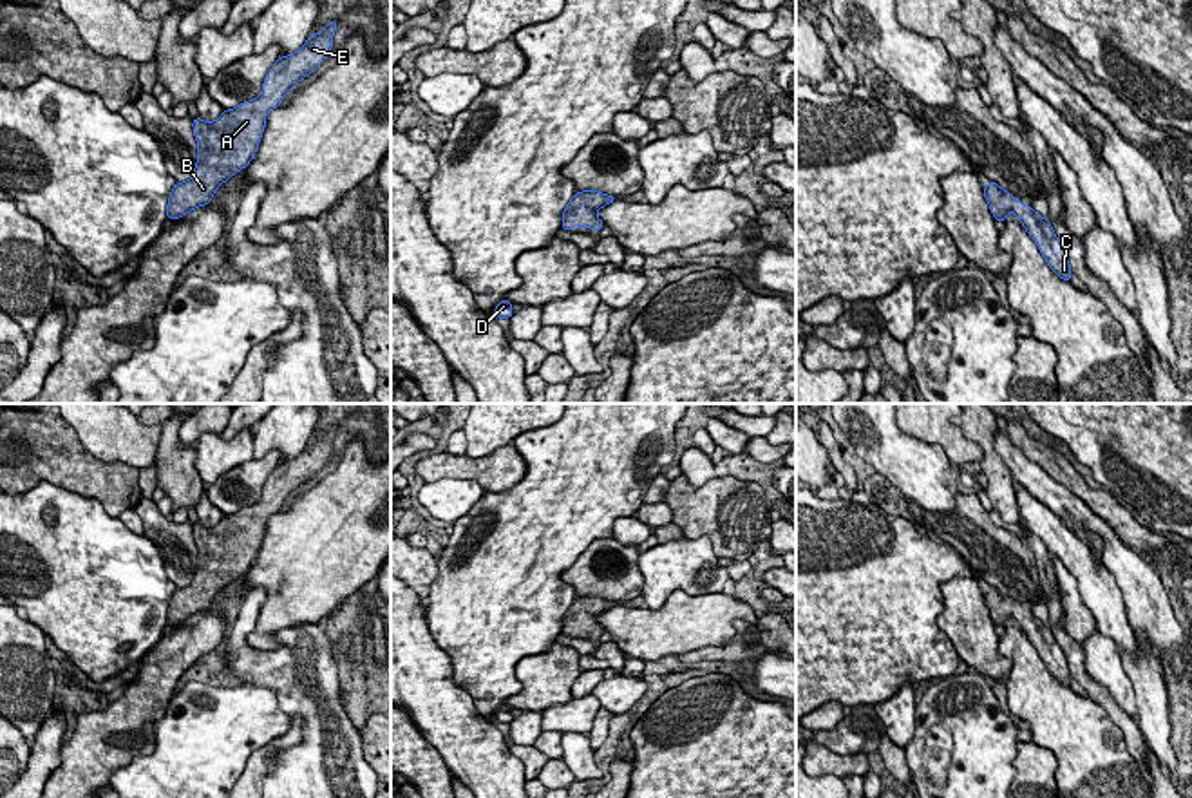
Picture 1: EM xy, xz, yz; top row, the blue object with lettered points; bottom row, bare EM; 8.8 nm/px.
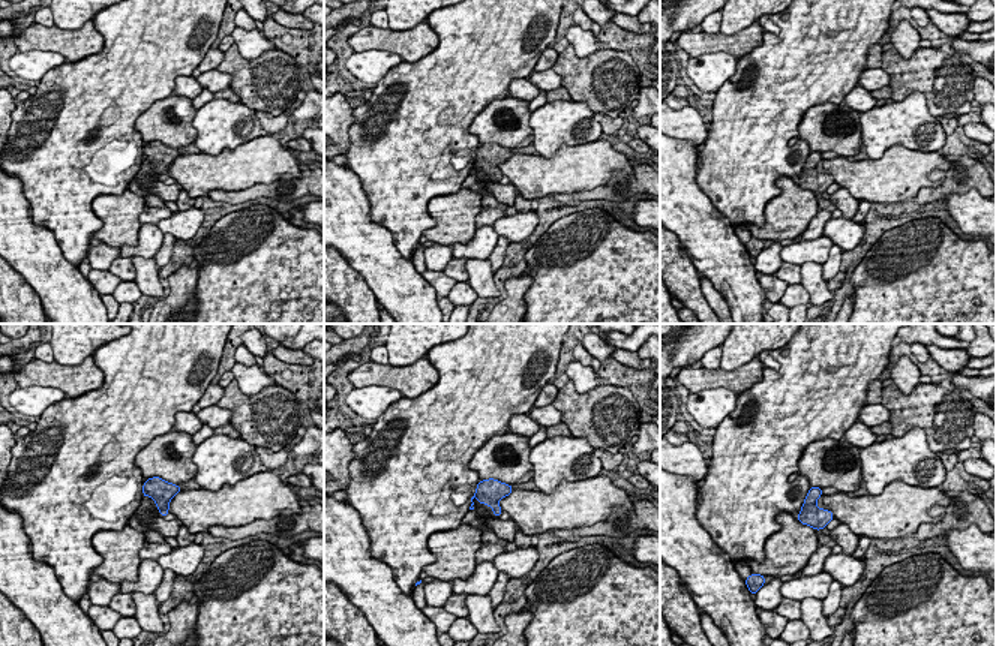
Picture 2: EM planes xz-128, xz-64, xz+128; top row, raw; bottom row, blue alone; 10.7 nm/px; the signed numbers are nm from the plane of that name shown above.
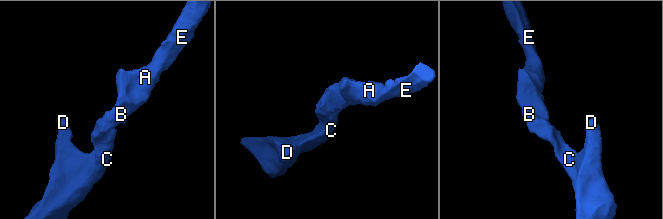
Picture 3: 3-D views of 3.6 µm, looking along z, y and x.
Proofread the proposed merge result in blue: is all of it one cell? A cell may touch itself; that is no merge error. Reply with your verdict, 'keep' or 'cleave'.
keep

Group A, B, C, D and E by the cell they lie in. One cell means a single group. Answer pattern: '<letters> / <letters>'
A B C D E

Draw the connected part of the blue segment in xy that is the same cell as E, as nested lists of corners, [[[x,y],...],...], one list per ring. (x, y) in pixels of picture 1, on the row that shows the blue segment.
[[[331,20],[320,34],[311,33],[297,52],[280,56],[266,74],[259,98],[222,110],[215,121],[206,123],[199,116],[192,121],[197,165],[188,181],[174,185],[166,219],[179,219],[210,204],[213,192],[250,165],[264,132],[266,114],[280,107],[286,92],[329,56],[335,31],[336,20]]]

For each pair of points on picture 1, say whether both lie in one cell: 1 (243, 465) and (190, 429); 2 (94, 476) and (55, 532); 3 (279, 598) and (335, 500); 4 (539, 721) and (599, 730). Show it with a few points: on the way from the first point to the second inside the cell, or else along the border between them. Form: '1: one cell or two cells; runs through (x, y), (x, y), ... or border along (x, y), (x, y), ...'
1: one cell; runs through (230, 453), (203, 429)
2: two cells; border along (40, 480), (93, 496), (111, 516), (118, 516)
3: one cell; runs through (302, 574), (308, 563), (335, 536), (335, 523)
4: one cell; runs through (554, 730), (585, 730)

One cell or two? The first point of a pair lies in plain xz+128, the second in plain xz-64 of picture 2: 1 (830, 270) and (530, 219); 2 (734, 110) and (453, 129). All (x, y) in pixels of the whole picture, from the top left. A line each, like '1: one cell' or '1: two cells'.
1: one cell
2: one cell

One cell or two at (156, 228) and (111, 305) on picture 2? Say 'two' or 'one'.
two

